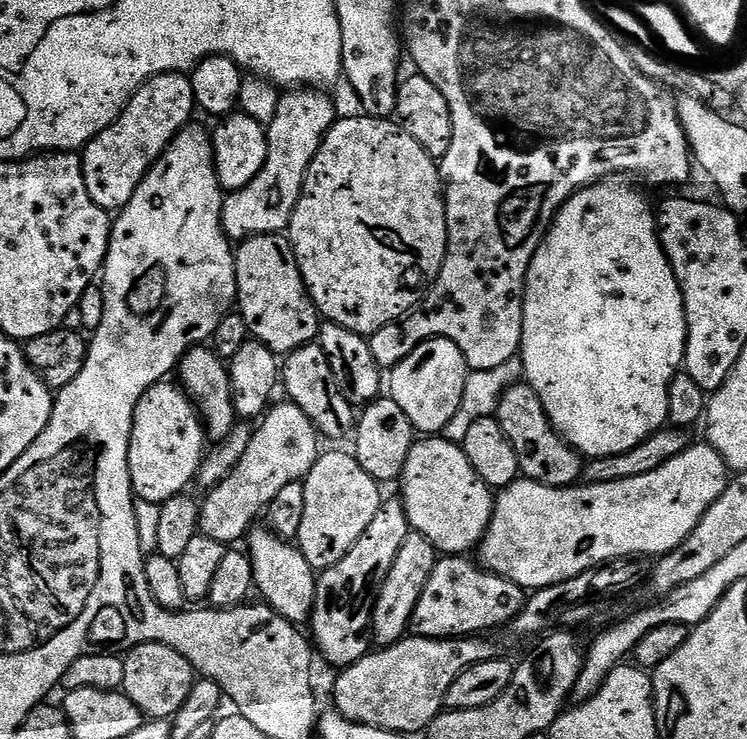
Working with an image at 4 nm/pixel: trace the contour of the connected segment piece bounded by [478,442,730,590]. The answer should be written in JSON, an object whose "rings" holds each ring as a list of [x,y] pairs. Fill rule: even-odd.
{"rings":[[[707,442],[693,443],[682,454],[670,458],[670,462],[658,466],[658,470],[650,470],[650,474],[638,474],[638,478],[622,478],[622,482],[581,483],[579,486],[571,488],[551,488],[550,486],[542,486],[533,480],[518,478],[510,486],[499,489],[498,495],[495,497],[492,506],[492,521],[483,540],[478,545],[478,553],[480,552],[478,560],[489,572],[506,577],[507,580],[514,582],[519,588],[535,590],[546,586],[554,586],[558,582],[566,582],[578,574],[590,572],[593,568],[599,568],[610,560],[659,558],[668,552],[673,552],[682,542],[686,542],[686,538],[694,530],[694,526],[698,526],[698,522],[704,517],[706,510],[710,510],[710,506],[714,506],[714,502],[718,502],[718,498],[726,490],[729,479],[730,469],[728,463],[720,457],[718,450],[714,450],[712,445]]]}

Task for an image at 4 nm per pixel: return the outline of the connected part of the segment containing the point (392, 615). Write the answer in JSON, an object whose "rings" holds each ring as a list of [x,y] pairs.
{"rings":[[[409,531],[406,542],[402,542],[398,550],[398,558],[394,558],[394,566],[390,566],[390,574],[386,574],[380,593],[376,596],[370,636],[375,643],[377,640],[377,645],[396,644],[405,638],[412,623],[414,606],[418,606],[418,598],[422,598],[422,590],[426,590],[426,582],[430,582],[430,574],[434,574],[437,559],[436,547],[422,534]]]}

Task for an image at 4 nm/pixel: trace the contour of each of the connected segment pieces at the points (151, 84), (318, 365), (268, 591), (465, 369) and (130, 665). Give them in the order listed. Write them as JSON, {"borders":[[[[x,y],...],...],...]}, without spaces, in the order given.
{"borders":[[[[164,72],[160,76],[151,78],[136,91],[128,100],[128,105],[121,110],[120,117],[106,130],[99,132],[90,143],[82,149],[82,163],[84,165],[84,177],[86,178],[86,190],[90,190],[90,198],[100,208],[105,208],[109,214],[124,208],[130,198],[138,190],[138,186],[146,178],[146,174],[154,166],[154,162],[170,146],[170,142],[182,129],[189,127],[192,111],[197,111],[194,90],[187,75],[178,72]]],[[[319,343],[307,344],[283,357],[282,388],[288,391],[287,399],[312,419],[312,425],[321,437],[340,440],[343,436],[353,435],[357,413],[354,405],[342,398],[342,390],[338,390],[338,382],[334,382],[334,370],[330,370],[326,350],[322,350]]],[[[256,526],[246,537],[246,551],[252,557],[252,582],[258,596],[260,592],[259,599],[269,604],[278,614],[282,614],[282,618],[290,623],[307,625],[316,597],[318,572],[310,566],[310,562],[306,562],[299,547],[276,535],[267,526]]],[[[446,338],[427,340],[414,350],[401,364],[391,369],[392,392],[390,398],[402,406],[406,418],[420,434],[443,433],[446,422],[454,418],[462,403],[462,390],[466,390],[466,378],[470,369],[462,350]]],[[[139,644],[136,648],[129,648],[123,657],[123,662],[122,682],[124,686],[122,691],[130,698],[130,702],[134,702],[134,706],[138,706],[138,710],[148,720],[172,720],[190,698],[190,690],[196,685],[198,679],[198,673],[192,663],[186,658],[182,658],[182,654],[178,654],[178,650],[165,644]]]]}

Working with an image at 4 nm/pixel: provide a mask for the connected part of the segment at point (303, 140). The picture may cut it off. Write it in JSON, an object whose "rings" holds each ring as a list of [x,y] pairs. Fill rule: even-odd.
{"rings":[[[288,90],[278,102],[278,114],[266,125],[268,153],[266,162],[254,178],[242,190],[225,195],[222,226],[229,241],[243,242],[249,236],[280,234],[292,220],[298,198],[302,194],[304,179],[310,162],[316,157],[324,135],[338,119],[332,100],[320,90]]]}

